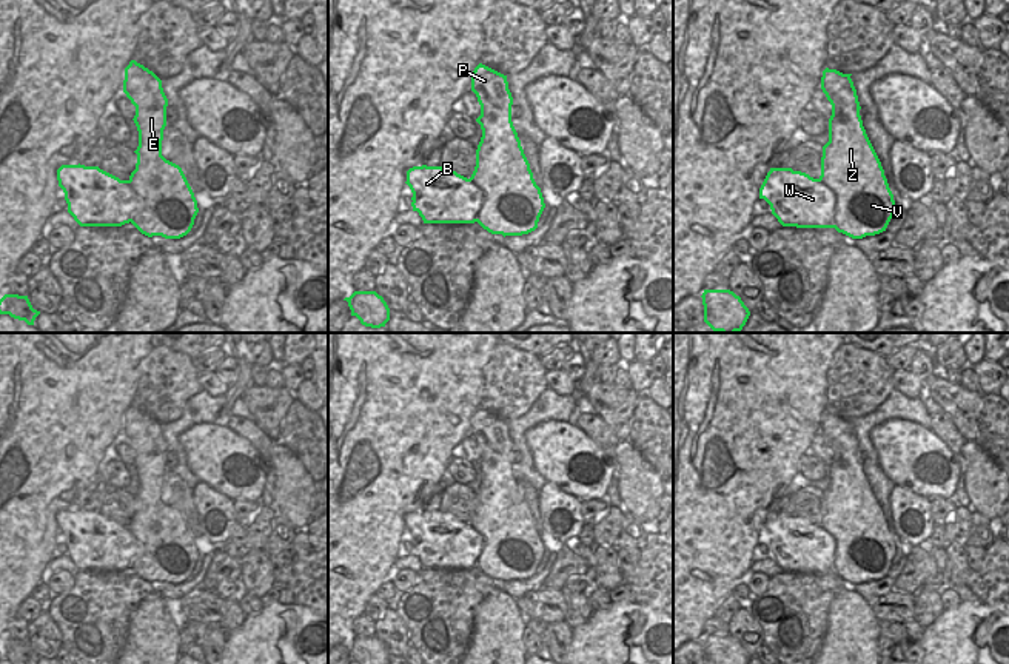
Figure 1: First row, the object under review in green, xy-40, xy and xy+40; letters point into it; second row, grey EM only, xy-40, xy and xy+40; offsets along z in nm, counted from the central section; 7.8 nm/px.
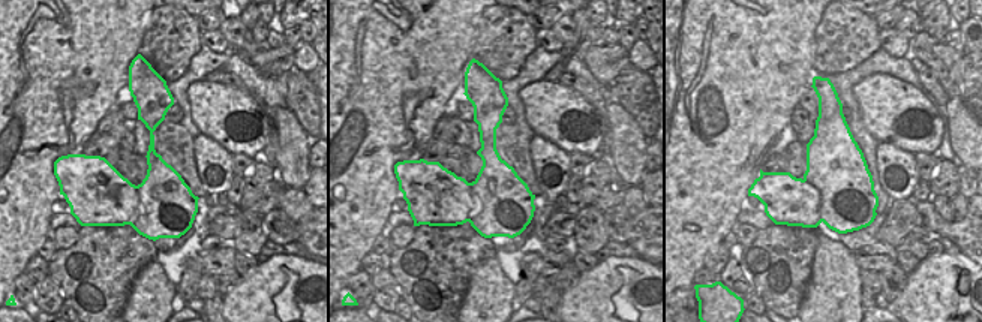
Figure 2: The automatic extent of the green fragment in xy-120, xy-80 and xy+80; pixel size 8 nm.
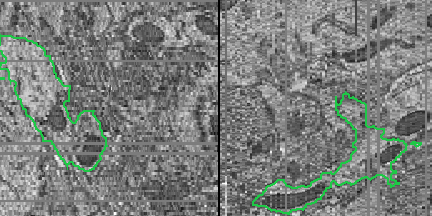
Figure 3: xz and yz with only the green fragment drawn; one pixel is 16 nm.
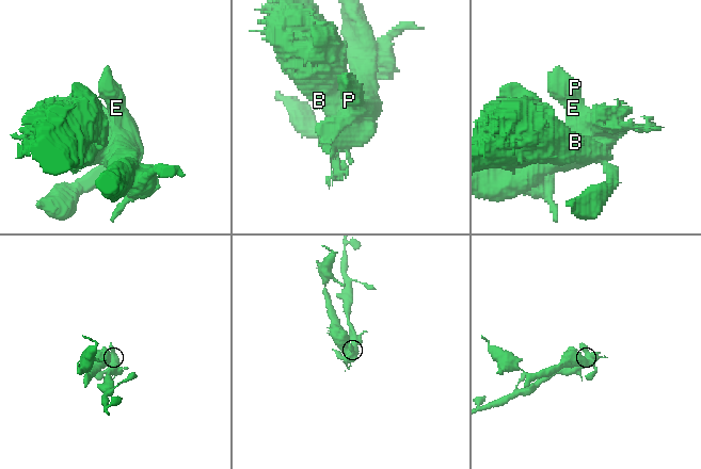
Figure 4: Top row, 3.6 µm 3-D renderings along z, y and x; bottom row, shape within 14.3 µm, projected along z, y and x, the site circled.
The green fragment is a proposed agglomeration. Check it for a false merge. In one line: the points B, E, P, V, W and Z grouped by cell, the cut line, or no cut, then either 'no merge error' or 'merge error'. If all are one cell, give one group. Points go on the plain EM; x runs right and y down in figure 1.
B W / E P V Z | xy+40 (818, 524), (837, 544), (834, 572) | merge error

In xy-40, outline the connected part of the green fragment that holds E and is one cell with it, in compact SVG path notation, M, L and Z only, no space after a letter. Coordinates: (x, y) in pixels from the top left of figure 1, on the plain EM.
M131 405L125 413L123 438L136 451L132 465L139 476L139 491L134 496L137 499L137 508L128 525L139 541L139 556L131 568L148 582L180 584L191 576L199 553L182 513L162 501L168 451L162 425L143 410Z

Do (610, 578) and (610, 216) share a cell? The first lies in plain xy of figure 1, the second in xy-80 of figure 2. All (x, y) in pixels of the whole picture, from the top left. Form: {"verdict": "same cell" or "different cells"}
{"verdict": "different cells"}

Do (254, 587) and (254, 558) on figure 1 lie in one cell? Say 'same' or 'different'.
same

